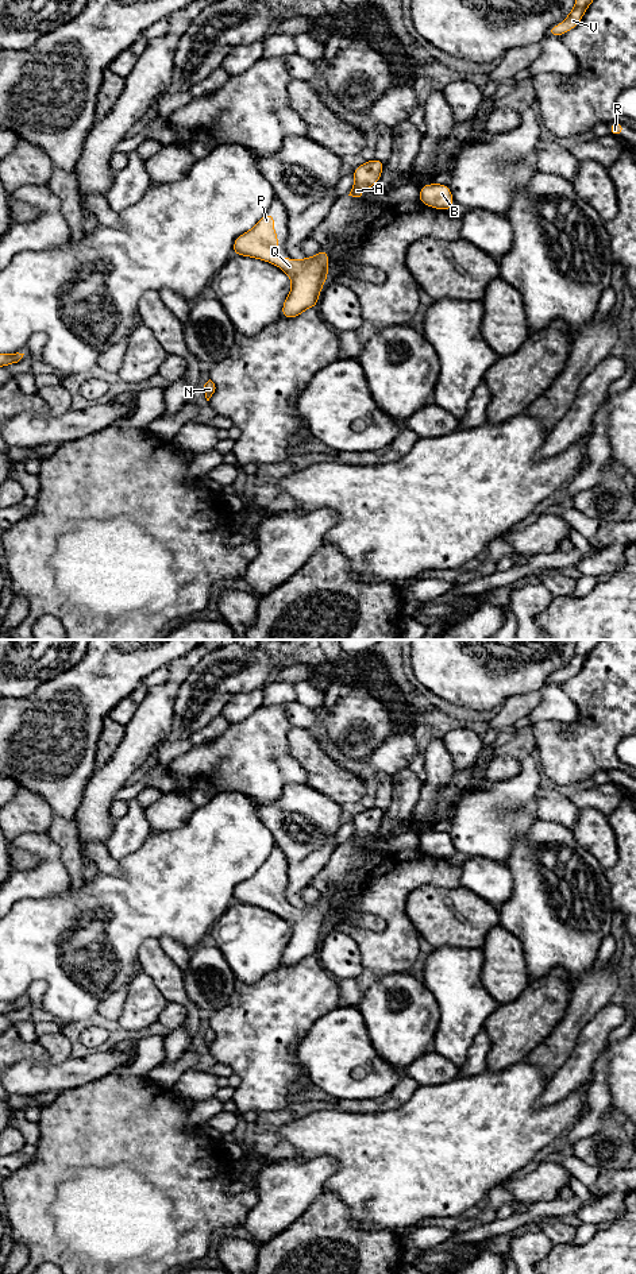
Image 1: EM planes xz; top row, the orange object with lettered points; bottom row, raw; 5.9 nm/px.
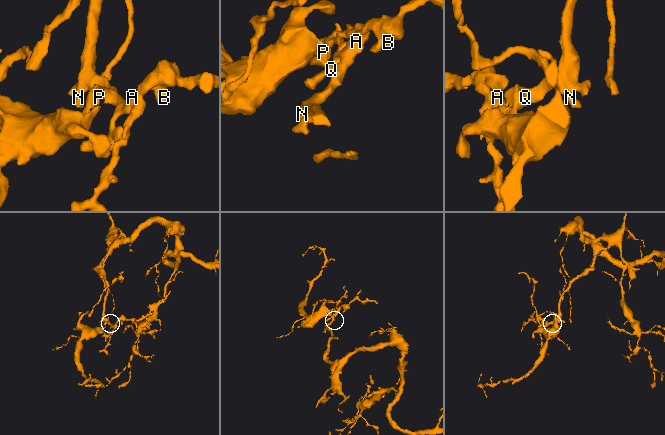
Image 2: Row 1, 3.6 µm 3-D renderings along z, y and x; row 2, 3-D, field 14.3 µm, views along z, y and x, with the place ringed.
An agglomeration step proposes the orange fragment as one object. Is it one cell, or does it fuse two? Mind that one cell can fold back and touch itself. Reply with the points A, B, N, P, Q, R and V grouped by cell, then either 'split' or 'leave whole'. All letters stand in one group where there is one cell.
groups A B N P Q R V; leave whole

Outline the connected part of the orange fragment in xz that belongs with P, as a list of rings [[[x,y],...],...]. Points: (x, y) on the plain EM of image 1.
[[[271,860],[263,862],[250,879],[234,888],[232,903],[261,907],[286,920],[292,937],[284,949],[281,964],[296,966],[304,958],[317,954],[320,939],[328,926],[329,904],[324,896],[320,896],[315,904],[304,904],[301,908],[281,906],[274,870]]]

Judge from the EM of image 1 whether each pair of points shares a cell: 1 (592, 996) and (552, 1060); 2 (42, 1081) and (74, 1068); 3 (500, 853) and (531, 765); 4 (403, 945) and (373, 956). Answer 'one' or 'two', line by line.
1: one
2: one
3: one
4: one

